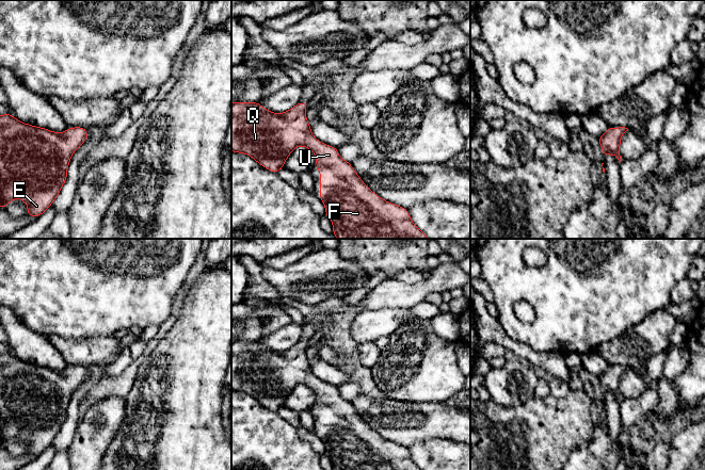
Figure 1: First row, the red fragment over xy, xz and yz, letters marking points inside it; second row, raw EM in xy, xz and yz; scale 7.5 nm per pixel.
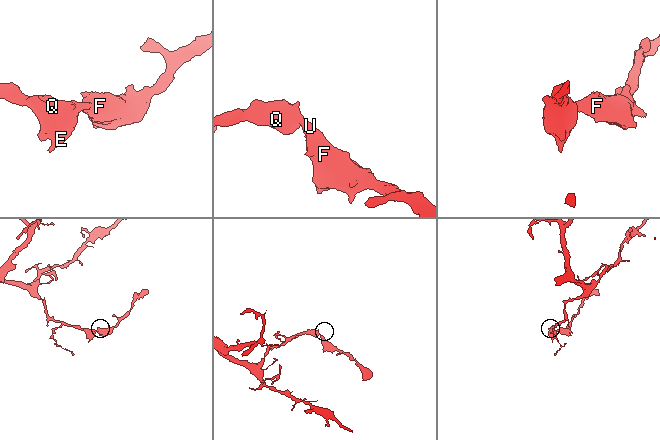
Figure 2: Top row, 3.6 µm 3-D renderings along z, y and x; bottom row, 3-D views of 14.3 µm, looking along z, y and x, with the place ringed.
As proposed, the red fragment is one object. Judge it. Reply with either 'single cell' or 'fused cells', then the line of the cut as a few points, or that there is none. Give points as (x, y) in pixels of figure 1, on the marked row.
single cell; cut none

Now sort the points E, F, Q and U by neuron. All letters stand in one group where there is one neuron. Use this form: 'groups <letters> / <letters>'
groups E F Q U

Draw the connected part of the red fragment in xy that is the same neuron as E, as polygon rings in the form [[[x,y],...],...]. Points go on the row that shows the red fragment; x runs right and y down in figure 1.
[[[11,113],[0,115],[0,208],[18,198],[28,206],[26,215],[41,216],[58,197],[67,179],[70,159],[87,136],[84,127],[58,133],[21,123]]]

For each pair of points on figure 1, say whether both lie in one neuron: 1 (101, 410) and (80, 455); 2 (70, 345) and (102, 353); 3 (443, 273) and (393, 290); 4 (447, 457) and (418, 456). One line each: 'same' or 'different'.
1: same
2: same
3: same
4: same

